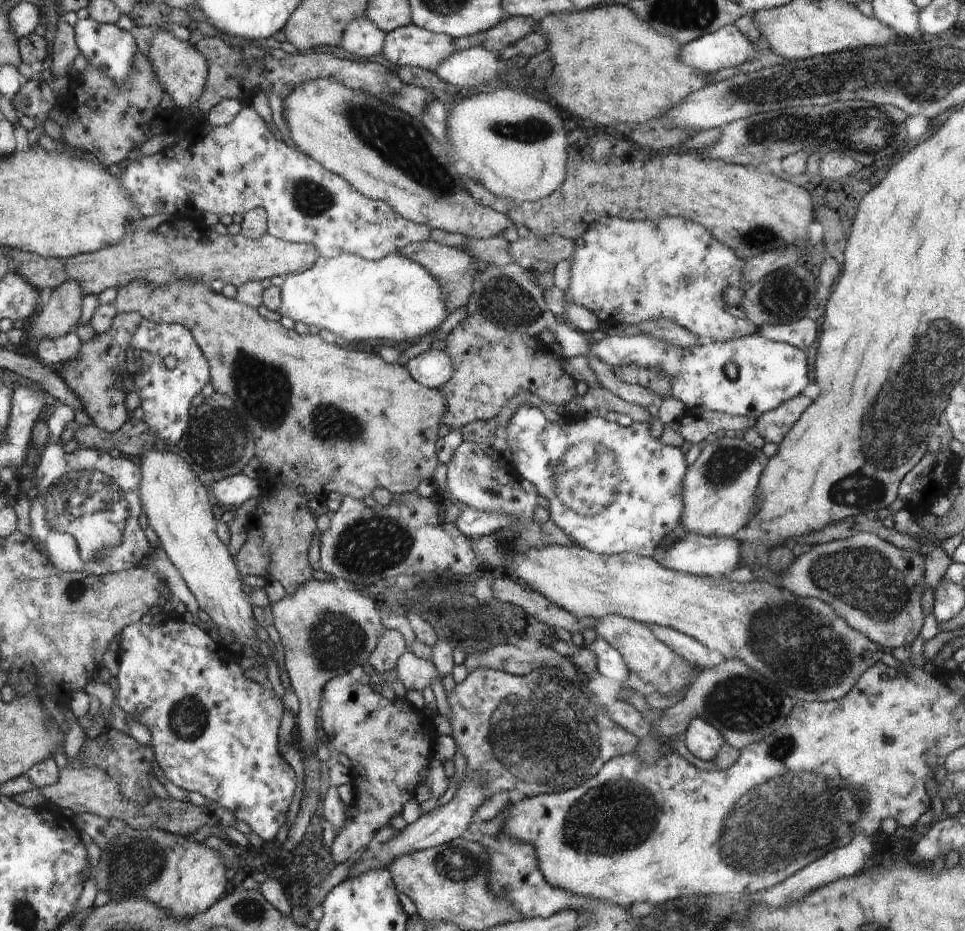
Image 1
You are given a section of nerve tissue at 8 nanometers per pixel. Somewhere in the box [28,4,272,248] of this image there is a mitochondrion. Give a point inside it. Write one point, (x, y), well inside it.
(158, 45)

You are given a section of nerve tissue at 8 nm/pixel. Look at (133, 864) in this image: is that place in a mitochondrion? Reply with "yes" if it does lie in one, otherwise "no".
yes

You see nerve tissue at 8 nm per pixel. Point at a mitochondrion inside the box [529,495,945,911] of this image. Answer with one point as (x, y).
(756, 810)

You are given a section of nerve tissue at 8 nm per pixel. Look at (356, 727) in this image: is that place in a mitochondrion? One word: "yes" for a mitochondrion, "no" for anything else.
no

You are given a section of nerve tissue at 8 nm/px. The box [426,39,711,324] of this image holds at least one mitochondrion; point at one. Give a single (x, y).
(534, 130)

